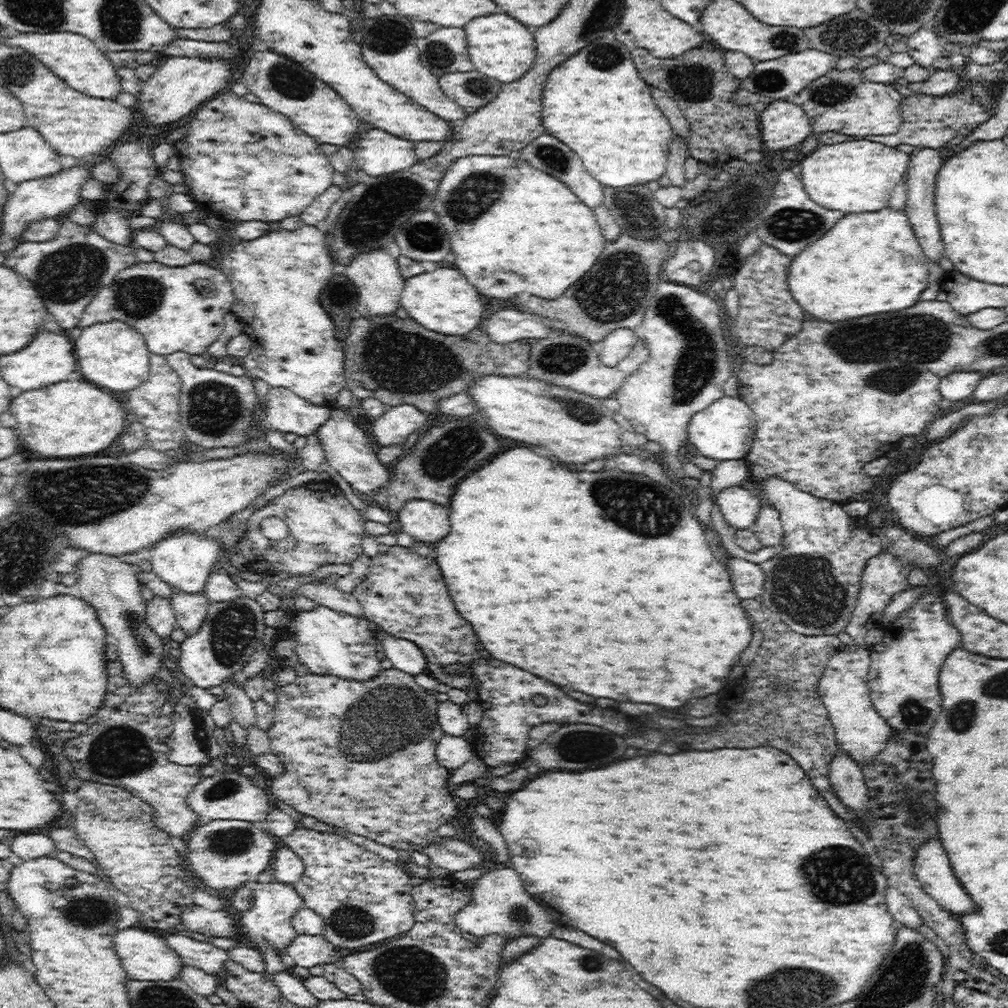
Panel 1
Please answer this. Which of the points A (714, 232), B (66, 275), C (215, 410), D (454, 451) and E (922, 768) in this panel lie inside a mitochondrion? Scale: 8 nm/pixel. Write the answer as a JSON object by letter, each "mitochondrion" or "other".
{"A":"other","B":"mitochondrion","C":"mitochondrion","D":"mitochondrion","E":"other"}

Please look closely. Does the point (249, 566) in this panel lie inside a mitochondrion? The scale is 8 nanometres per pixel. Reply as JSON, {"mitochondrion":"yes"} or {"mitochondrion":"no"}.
{"mitochondrion":"no"}

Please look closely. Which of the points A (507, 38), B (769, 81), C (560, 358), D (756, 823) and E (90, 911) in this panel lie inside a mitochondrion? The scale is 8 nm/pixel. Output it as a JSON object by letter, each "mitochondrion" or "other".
{"A":"other","B":"mitochondrion","C":"mitochondrion","D":"other","E":"mitochondrion"}

